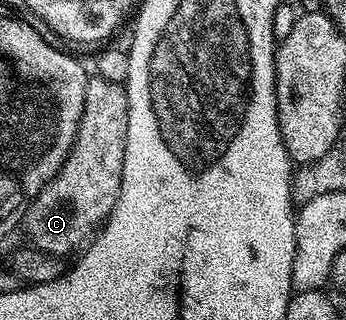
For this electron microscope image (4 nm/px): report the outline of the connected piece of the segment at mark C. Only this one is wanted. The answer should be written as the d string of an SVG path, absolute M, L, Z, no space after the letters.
M98 77L88 78L83 117L79 122L79 133L75 138L75 144L71 147L63 168L39 191L38 195L30 200L31 208L29 208L29 203L25 211L25 227L27 223L27 231L31 234L29 243L36 251L60 257L67 257L70 251L78 252L111 214L111 210L115 208L115 203L119 200L128 125L129 105L127 104L126 86Z

